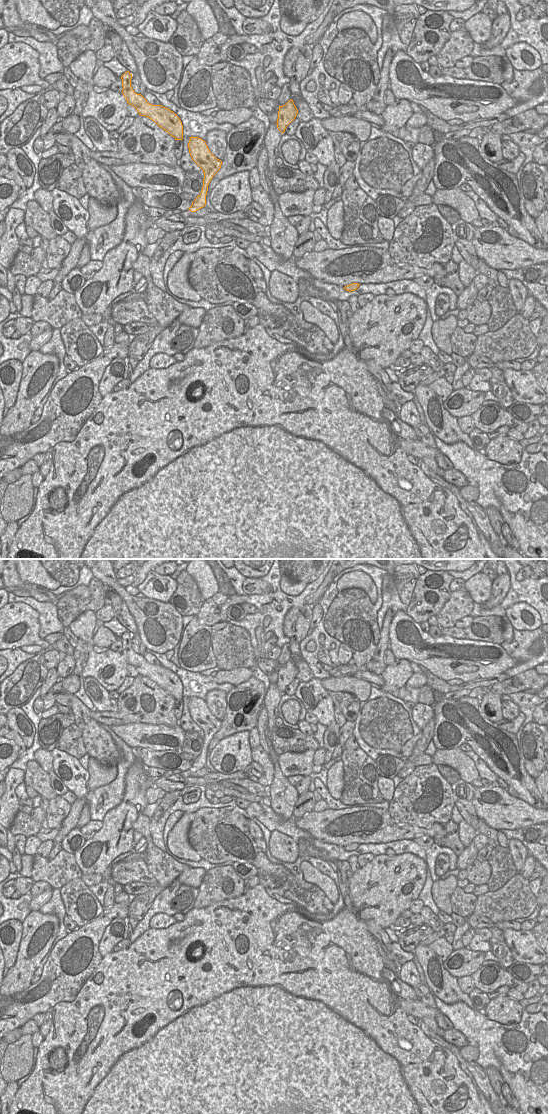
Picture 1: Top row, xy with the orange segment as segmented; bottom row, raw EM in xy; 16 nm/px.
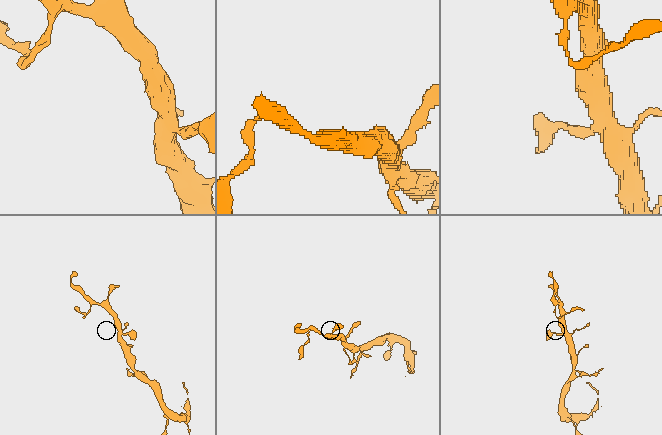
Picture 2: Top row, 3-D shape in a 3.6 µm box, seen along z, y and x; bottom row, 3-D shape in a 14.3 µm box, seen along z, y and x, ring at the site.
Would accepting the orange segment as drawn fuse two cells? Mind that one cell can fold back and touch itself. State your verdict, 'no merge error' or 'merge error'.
no merge error

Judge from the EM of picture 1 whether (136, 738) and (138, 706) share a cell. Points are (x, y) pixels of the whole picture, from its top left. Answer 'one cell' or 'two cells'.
two cells

